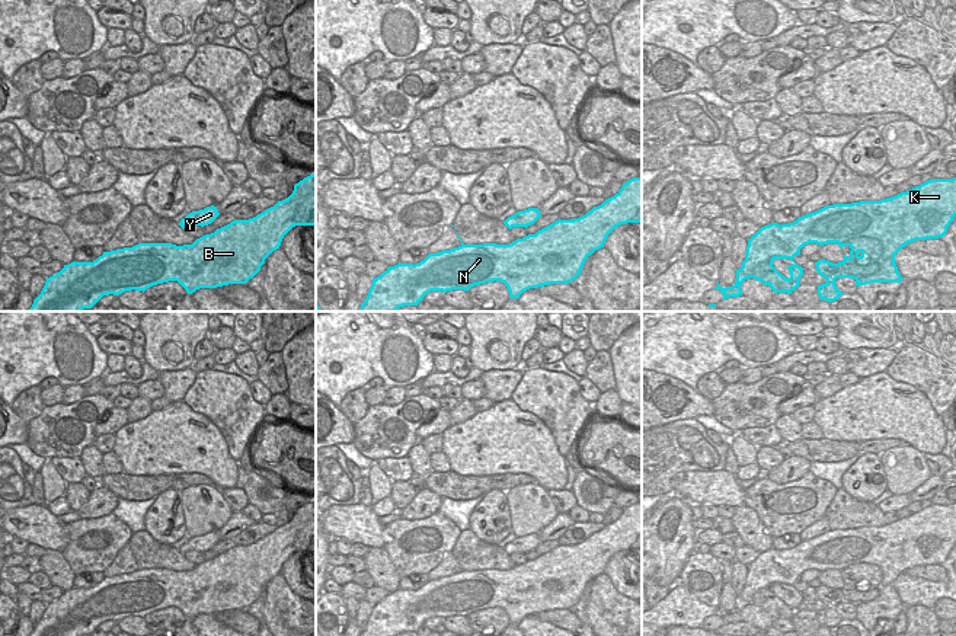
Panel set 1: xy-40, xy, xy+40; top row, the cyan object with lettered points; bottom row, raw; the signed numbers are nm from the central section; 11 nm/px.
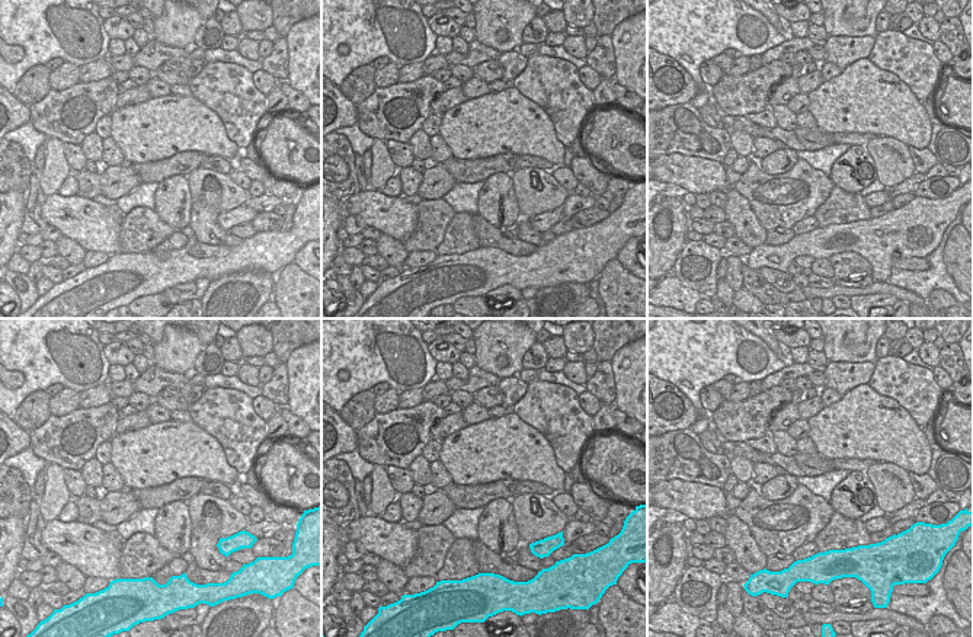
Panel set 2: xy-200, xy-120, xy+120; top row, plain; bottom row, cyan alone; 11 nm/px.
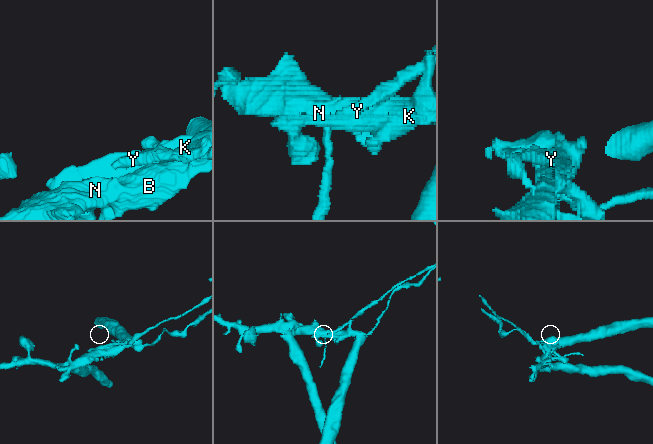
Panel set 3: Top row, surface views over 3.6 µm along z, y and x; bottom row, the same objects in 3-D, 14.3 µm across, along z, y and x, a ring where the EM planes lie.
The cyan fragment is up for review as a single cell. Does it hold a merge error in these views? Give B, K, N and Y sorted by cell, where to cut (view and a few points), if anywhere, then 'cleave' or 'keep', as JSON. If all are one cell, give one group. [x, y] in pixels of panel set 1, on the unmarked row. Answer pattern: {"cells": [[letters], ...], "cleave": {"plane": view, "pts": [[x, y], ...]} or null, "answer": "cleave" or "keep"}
{"cells": [["B", "K", "N"], ["Y"]], "cleave": {"plane": "xy", "pts": [[512, 542], [512, 547], [521, 552]]}, "answer": "cleave"}

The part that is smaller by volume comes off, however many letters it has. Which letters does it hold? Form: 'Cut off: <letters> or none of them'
Cut off: Y

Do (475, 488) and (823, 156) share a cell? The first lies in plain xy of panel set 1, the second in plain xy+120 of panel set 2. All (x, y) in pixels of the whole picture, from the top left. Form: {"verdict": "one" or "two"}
{"verdict": "two"}

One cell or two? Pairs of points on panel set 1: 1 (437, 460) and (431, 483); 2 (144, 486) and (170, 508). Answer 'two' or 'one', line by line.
1: two
2: two

